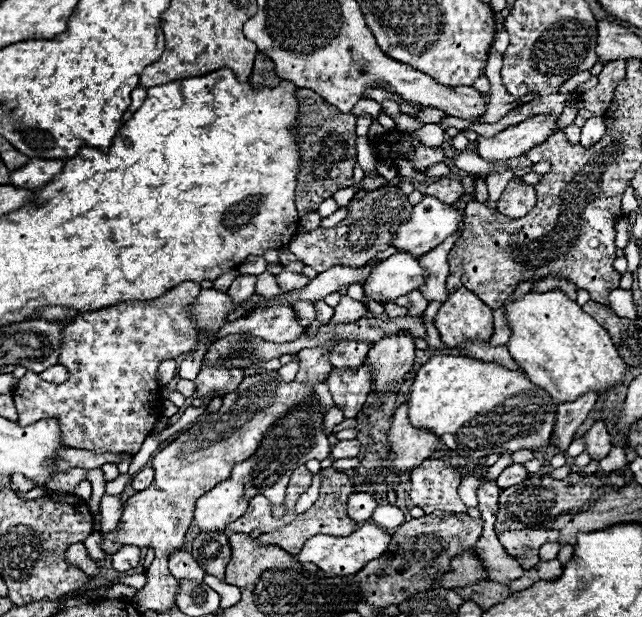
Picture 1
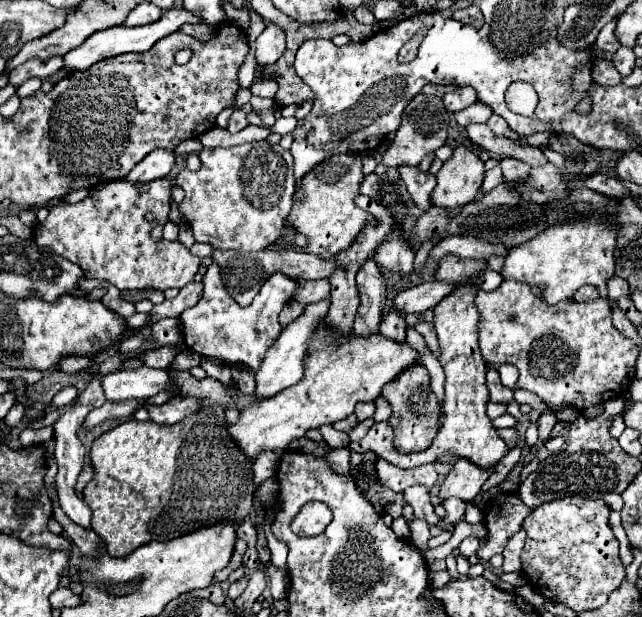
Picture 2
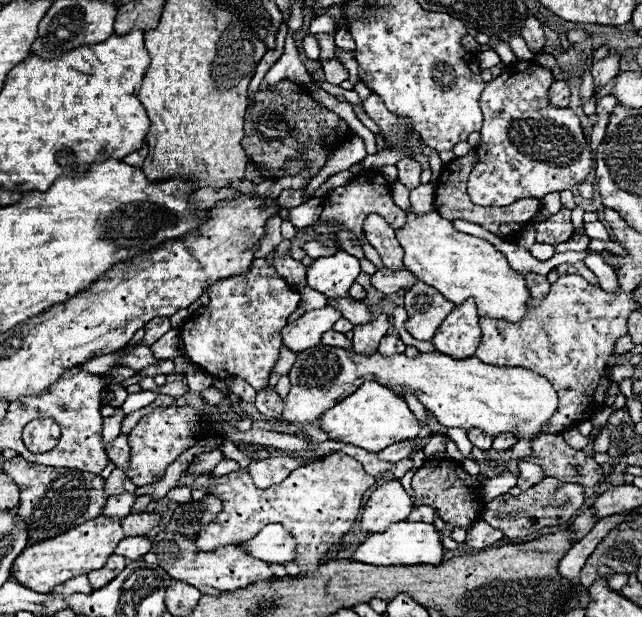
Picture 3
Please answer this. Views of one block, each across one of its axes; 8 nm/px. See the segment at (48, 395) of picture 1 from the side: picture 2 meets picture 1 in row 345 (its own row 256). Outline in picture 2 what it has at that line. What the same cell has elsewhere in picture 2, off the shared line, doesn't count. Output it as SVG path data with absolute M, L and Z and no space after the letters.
M166 178L144 184L126 180L100 184L78 204L50 206L48 218L34 226L34 240L66 260L80 264L88 272L88 278L108 280L120 290L180 290L194 280L200 258L182 242L154 240L150 236L154 226L163 226L168 221L170 192L172 184Z

